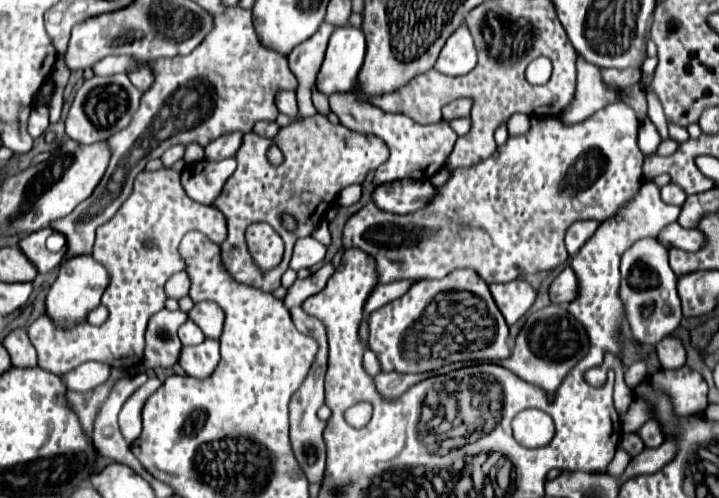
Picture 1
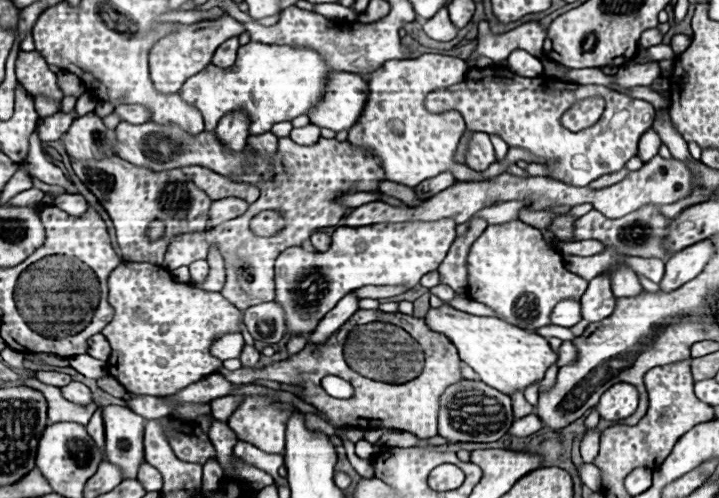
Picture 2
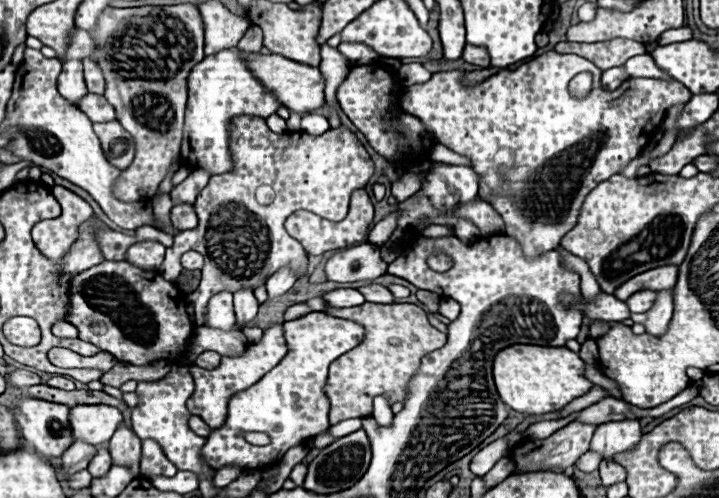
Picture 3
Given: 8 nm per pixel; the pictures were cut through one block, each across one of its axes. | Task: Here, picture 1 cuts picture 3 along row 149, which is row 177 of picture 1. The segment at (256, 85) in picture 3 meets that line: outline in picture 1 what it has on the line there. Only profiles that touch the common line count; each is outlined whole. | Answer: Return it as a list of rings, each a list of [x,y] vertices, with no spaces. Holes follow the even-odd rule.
[[[235,157],[224,158],[218,162],[200,160],[184,166],[182,186],[186,194],[200,204],[214,204],[222,192],[224,182],[232,176],[237,168]]]

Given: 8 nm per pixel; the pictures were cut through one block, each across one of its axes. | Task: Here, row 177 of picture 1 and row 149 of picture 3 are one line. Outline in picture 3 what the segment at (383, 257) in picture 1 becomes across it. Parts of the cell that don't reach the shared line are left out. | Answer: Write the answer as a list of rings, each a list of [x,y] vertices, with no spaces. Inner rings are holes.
[[[554,50],[516,70],[502,70],[476,86],[464,86],[462,80],[466,74],[468,72],[464,70],[438,72],[426,82],[426,88],[404,88],[400,96],[402,110],[420,118],[428,126],[436,144],[444,144],[474,162],[474,170],[482,176],[478,196],[494,206],[506,222],[504,232],[514,236],[530,258],[556,250],[562,236],[574,228],[586,192],[638,158],[644,146],[652,140],[654,128],[660,126],[666,110],[674,104],[684,104],[690,98],[688,88],[680,82],[664,82],[656,78],[628,78],[620,88],[604,90],[602,70],[598,66],[590,64],[590,60],[582,60],[582,56],[558,54]],[[580,72],[594,74],[594,88],[592,94],[576,100],[568,92],[568,82]]]

